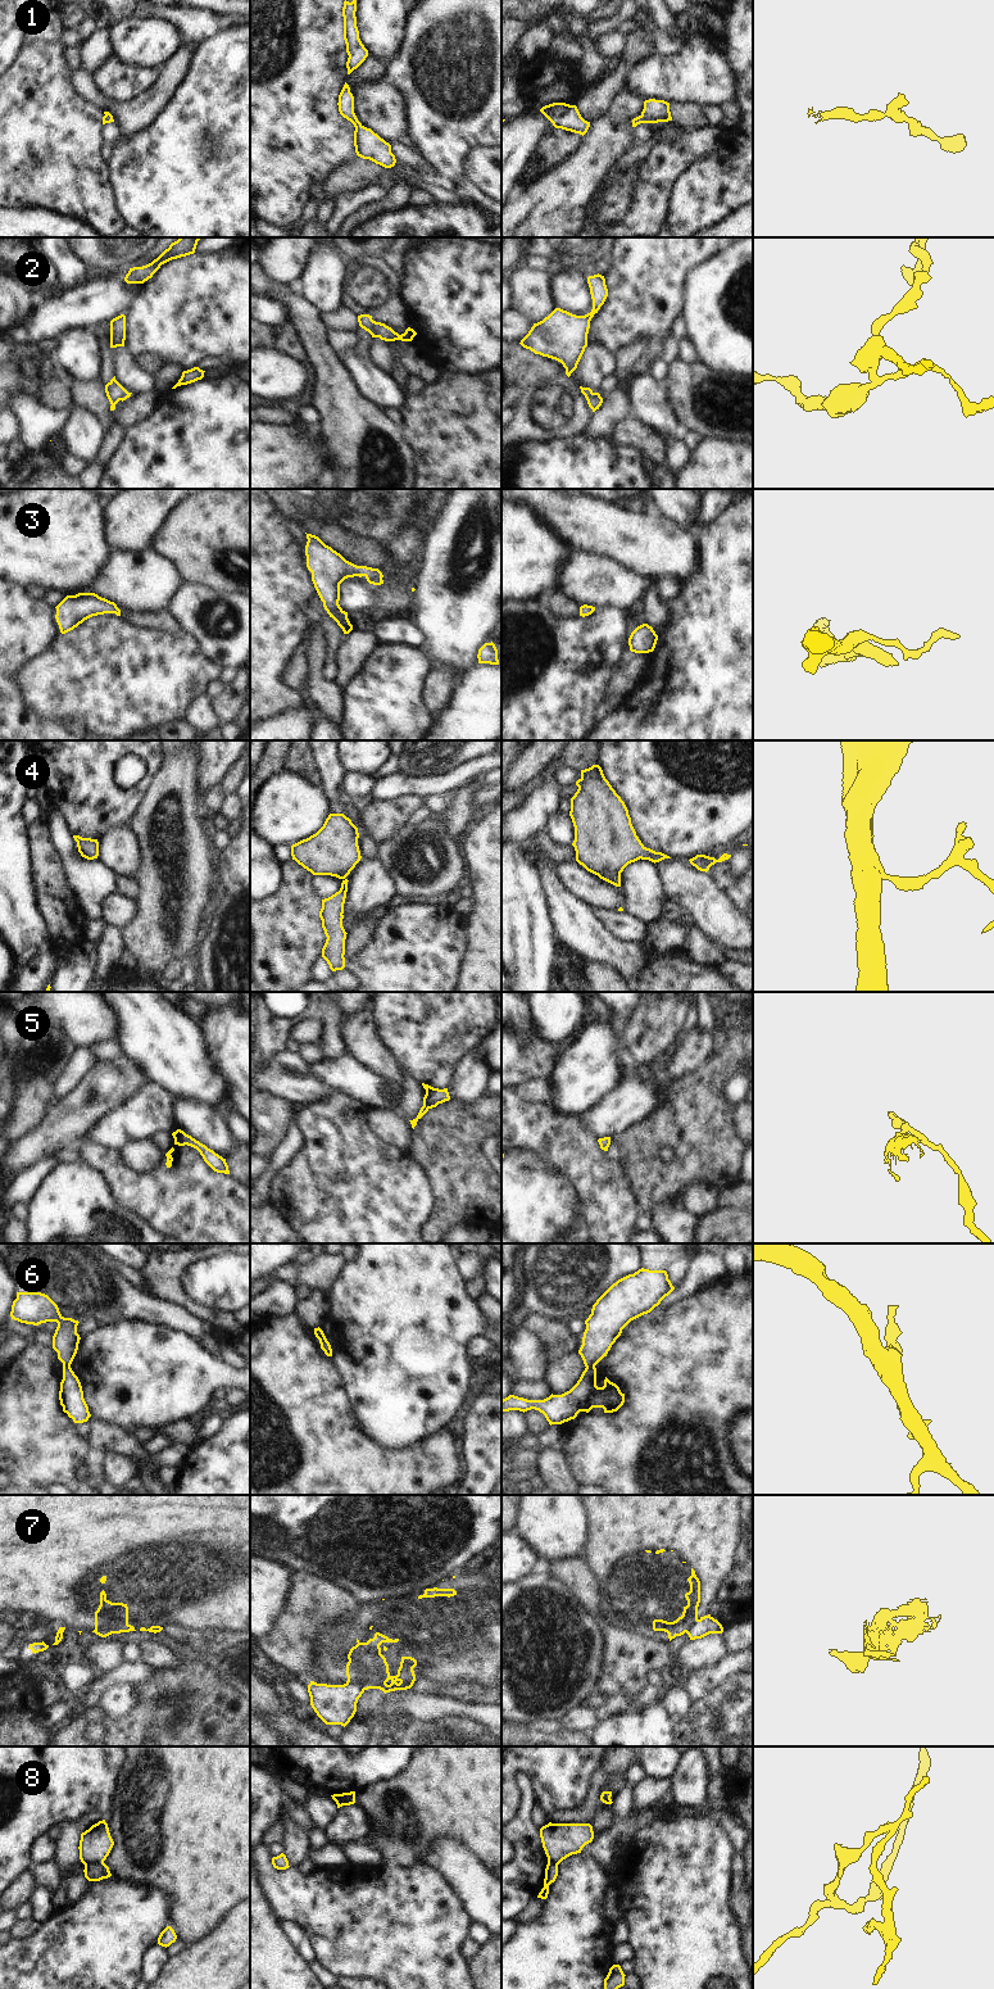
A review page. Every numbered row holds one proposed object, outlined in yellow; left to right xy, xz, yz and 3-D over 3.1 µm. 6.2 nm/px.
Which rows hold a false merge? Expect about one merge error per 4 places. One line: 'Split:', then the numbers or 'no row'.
Split: 2, 5, 6, 7, 8

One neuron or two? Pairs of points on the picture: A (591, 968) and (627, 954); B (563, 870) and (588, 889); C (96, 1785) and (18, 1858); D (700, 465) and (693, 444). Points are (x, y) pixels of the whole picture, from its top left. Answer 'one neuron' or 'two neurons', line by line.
A: two neurons
B: one neuron
C: one neuron
D: two neurons

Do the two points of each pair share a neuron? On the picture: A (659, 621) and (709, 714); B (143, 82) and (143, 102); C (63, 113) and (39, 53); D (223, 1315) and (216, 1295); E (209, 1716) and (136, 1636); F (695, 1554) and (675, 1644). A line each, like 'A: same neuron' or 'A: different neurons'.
A: different neurons
B: different neurons
C: same neuron
D: different neurons
E: different neurons
F: same neuron

